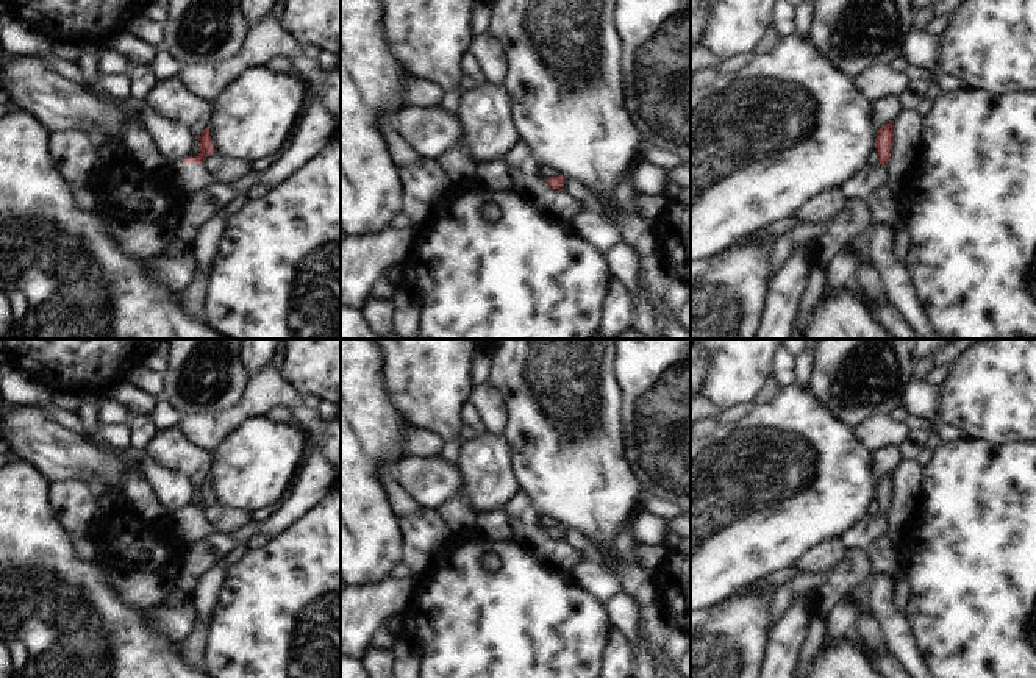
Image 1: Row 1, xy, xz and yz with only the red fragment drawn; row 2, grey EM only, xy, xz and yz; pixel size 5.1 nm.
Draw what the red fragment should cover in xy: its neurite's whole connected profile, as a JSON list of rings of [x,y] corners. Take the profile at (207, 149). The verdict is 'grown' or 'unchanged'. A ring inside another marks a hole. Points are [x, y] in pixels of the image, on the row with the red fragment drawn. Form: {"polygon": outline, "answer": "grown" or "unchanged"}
{"polygon": [[[209,127],[203,130],[198,136],[200,139],[200,153],[195,158],[184,158],[178,161],[167,172],[178,183],[181,192],[189,195],[208,184],[216,183],[211,175],[205,170],[203,159],[214,153],[214,145],[209,136]]], "answer": "grown"}

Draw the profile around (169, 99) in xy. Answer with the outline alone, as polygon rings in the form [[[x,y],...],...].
[[[178,78],[156,83],[145,102],[156,114],[186,125],[192,136],[191,156],[200,153],[200,136],[209,123],[211,105],[192,92],[189,92]]]

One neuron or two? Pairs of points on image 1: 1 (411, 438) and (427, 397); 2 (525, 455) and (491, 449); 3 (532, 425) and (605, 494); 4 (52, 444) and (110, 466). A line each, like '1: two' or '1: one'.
1: two
2: two
3: one
4: one

